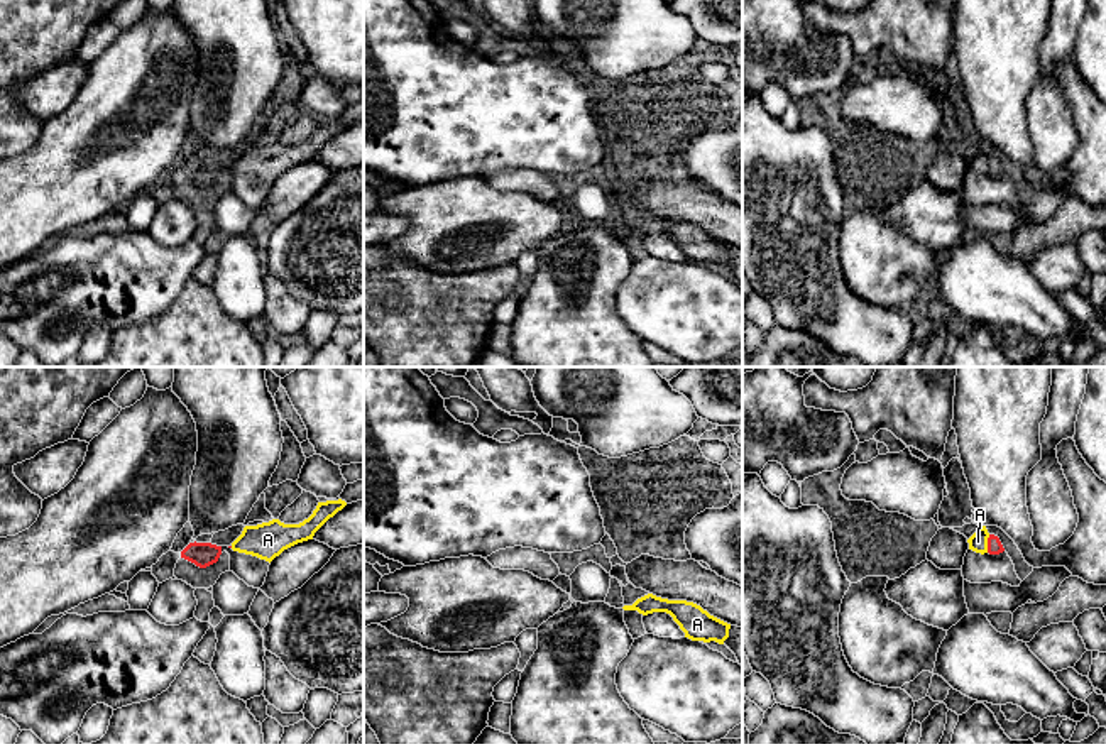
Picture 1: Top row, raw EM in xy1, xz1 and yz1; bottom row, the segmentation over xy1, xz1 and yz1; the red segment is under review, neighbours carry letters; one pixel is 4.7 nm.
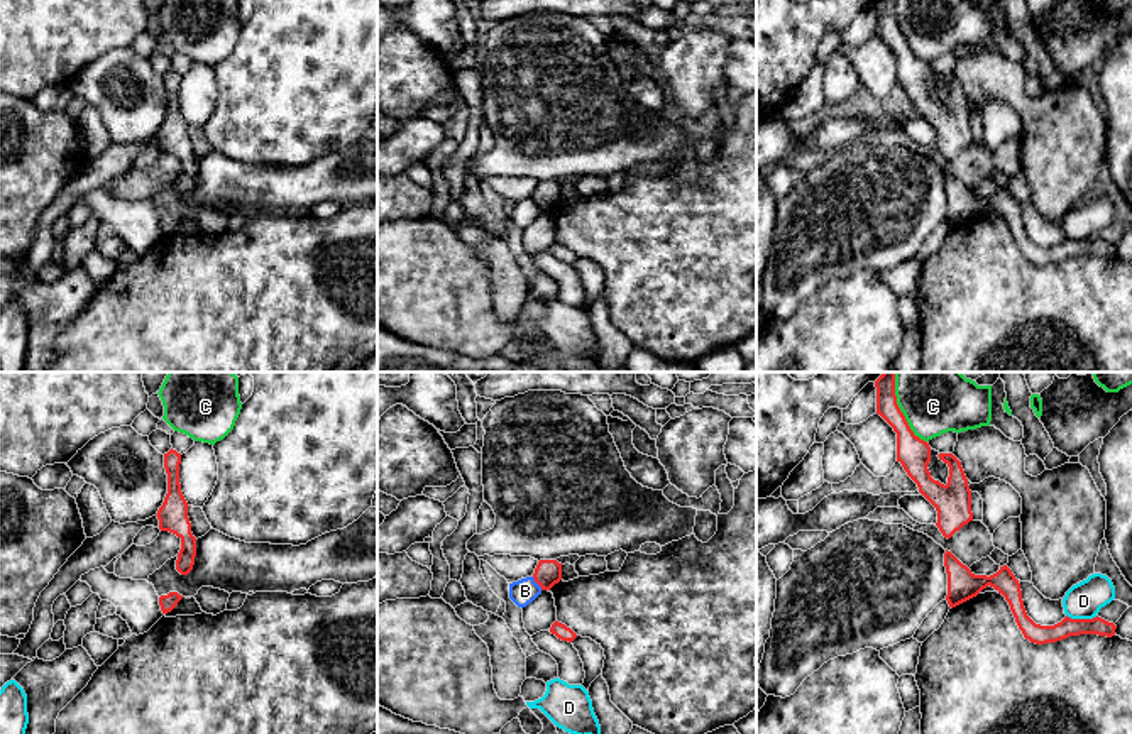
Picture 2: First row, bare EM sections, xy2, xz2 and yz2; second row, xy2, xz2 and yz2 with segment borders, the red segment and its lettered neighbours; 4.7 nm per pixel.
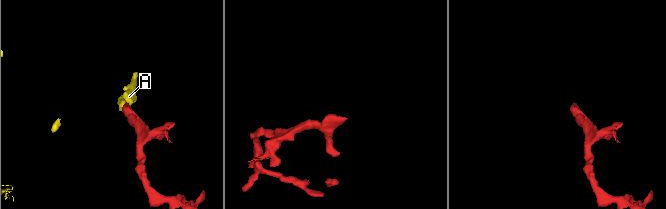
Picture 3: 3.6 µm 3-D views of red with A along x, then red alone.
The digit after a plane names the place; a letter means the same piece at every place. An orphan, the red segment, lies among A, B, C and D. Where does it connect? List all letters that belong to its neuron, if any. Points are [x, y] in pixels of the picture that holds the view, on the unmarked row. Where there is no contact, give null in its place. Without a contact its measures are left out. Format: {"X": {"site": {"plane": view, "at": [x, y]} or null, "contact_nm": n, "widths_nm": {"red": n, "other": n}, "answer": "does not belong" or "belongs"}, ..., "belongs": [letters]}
{"A": {"site": {"plane": "yz1", "at": [988, 164]}, "contact_nm": 90, "widths_nm": {"red": 70, "other": 90}, "answer": "belongs"}, "B": {"site": {"plane": "xz2", "at": [537, 203]}, "contact_nm": 80, "widths_nm": {"red": 130, "other": 120}, "answer": "does not belong"}, "C": {"site": {"plane": "yz2", "at": [902, 34]}, "contact_nm": 340, "widths_nm": {"red": 160, "other": 280}, "answer": "does not belong"}, "D": {"site": {"plane": "yz2", "at": [1082, 241]}, "contact_nm": 150, "widths_nm": {"red": 90, "other": 180}, "answer": "does not belong"}, "belongs": ["A"]}

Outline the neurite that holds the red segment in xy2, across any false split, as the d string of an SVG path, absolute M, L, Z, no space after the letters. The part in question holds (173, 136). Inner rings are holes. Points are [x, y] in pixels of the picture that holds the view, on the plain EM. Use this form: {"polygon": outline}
{"polygon": "M173 69L168 74L164 74L164 90L168 95L168 115L156 137L159 140L161 152L169 152L181 161L176 191L181 196L188 196L195 186L196 159L191 154L191 144L188 139L190 127L181 113L179 85L181 74L178 74Z"}

